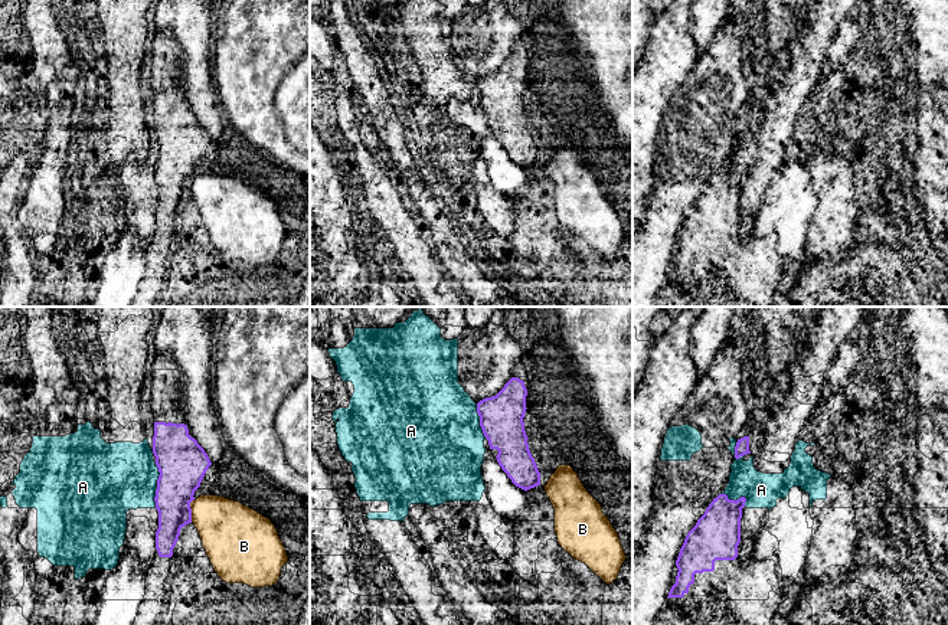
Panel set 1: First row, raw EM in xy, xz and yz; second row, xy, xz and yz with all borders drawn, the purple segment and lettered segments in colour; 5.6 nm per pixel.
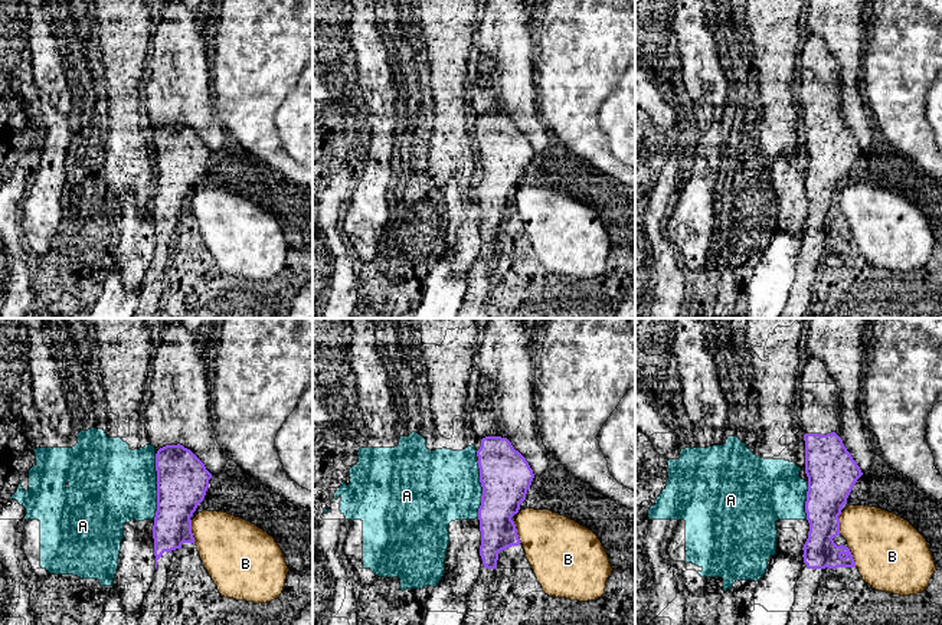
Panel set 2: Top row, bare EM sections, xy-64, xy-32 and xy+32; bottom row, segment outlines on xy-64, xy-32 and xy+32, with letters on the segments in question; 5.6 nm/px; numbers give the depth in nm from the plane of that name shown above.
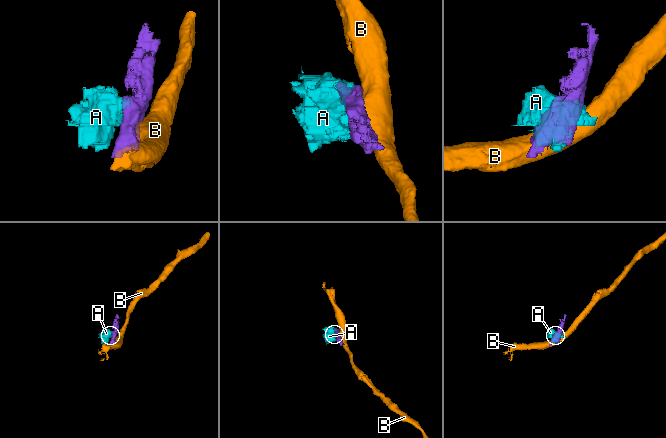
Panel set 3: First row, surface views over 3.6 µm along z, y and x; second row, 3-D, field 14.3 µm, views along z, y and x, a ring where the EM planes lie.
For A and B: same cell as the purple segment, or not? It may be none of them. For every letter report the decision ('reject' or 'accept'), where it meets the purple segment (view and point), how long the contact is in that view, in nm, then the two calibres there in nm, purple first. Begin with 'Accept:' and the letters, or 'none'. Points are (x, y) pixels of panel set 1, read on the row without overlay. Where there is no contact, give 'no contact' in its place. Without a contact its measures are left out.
Accept: none
A: reject; meets purple in xy at (157, 163); contact 260 nm long; 280 nm thick on the purple side, 380 nm on the other
B: reject; meets purple in xy at (190, 187); contact 140 nm long; 260 nm thick on the purple side, 320 nm on the other

